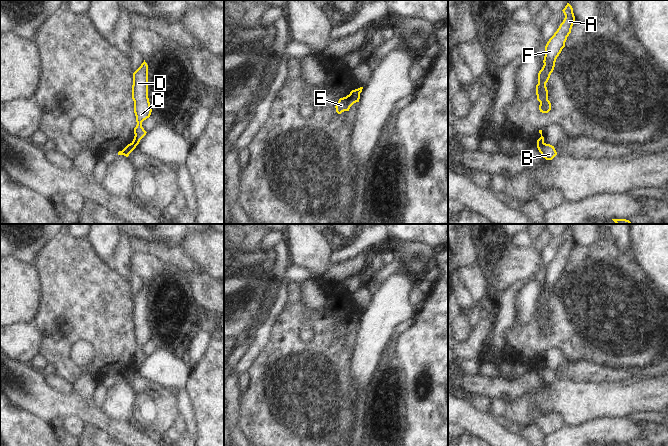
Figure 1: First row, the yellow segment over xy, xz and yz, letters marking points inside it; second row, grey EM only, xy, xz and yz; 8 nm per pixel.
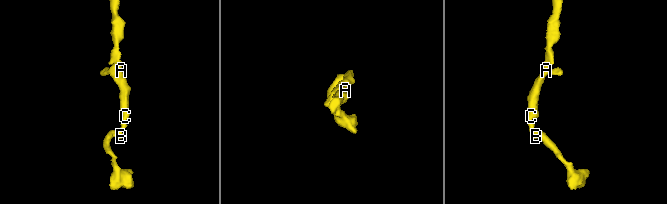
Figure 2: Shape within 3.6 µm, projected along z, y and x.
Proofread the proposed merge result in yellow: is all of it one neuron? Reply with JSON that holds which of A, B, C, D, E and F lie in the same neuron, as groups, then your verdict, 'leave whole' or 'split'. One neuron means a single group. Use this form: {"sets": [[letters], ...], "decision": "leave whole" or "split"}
{"sets": [["A", "C", "D", "F"], ["B", "E"]], "decision": "split"}

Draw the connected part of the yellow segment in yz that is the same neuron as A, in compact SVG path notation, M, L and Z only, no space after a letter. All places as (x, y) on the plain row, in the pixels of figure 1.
M567 227L562 235L565 239L565 242L545 270L545 280L543 284L544 289L538 297L536 319L537 324L540 326L539 334L542 337L548 337L551 334L551 327L548 324L548 314L546 307L548 306L550 299L554 294L557 281L565 271L565 266L571 257L571 253L575 245L573 232L569 227Z

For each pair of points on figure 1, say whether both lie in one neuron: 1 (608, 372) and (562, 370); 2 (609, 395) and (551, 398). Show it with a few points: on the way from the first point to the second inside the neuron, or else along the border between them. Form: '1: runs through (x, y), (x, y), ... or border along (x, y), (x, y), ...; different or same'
1: runs through (597, 372), (573, 371); same
2: runs through (595, 398), (565, 398); same

